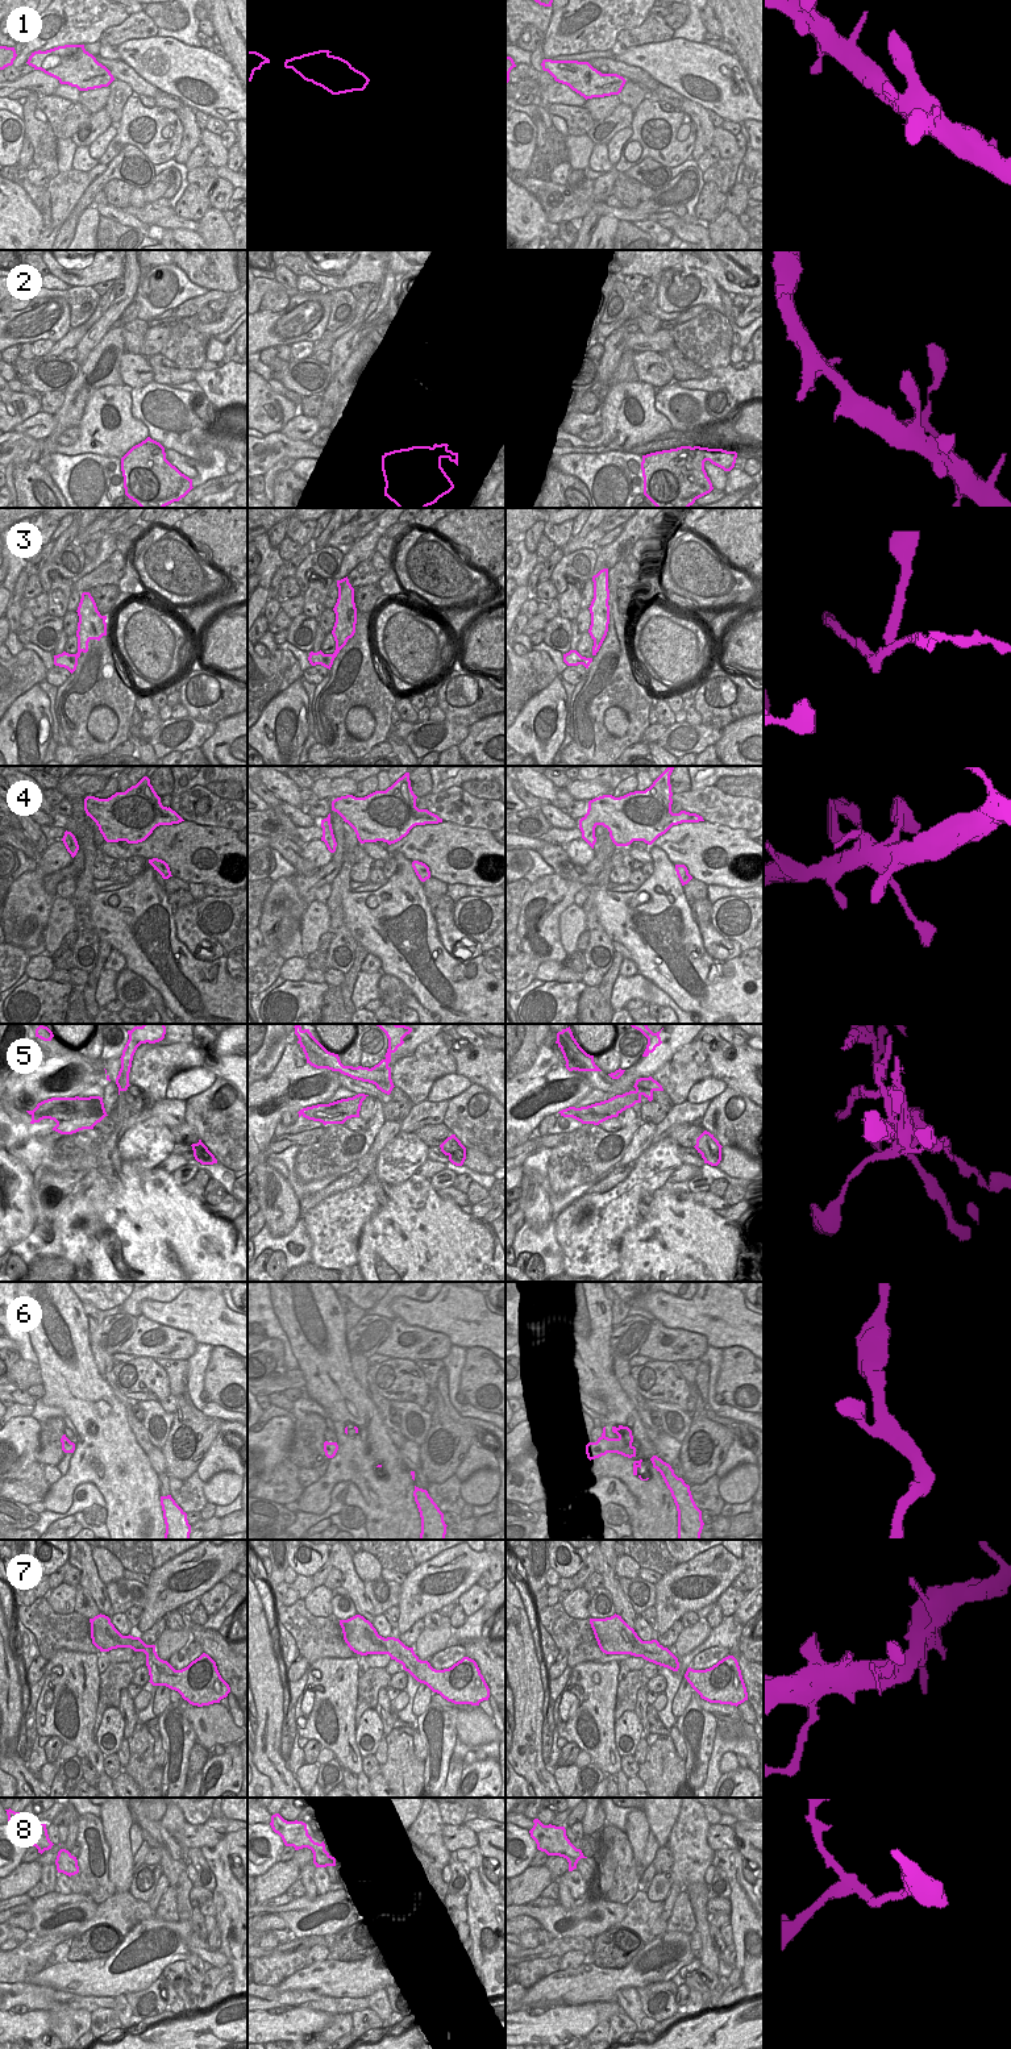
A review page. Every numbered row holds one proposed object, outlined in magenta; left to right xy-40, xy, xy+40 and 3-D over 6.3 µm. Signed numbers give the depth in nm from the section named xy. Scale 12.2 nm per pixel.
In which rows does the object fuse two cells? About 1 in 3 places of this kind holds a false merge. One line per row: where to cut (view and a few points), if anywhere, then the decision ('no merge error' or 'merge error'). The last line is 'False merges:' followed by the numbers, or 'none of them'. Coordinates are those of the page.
1: cut none; no merge error
2: cut xy+40 (703, 448), (703, 457), (706, 459); merge error
3: cut xy (336, 646), (340, 649); merge error
4: cut none; no merge error
5: cut xy (374, 1066), (385, 1071), (388, 1070); merge error
6: cut none; no merge error
7: cut none; no merge error
8: cut none; no merge error
False merges: 2, 3, 5

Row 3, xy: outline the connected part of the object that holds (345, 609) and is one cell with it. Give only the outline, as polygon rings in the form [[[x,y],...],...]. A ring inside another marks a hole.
[[[348,576],[337,580],[337,587],[338,599],[333,608],[336,622],[332,634],[336,641],[336,647],[341,650],[355,633],[357,608],[354,603],[354,588],[349,583]]]

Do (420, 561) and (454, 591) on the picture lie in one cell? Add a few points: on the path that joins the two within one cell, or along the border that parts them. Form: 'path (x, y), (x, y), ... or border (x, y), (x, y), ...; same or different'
path (428, 566), (446, 584); same

